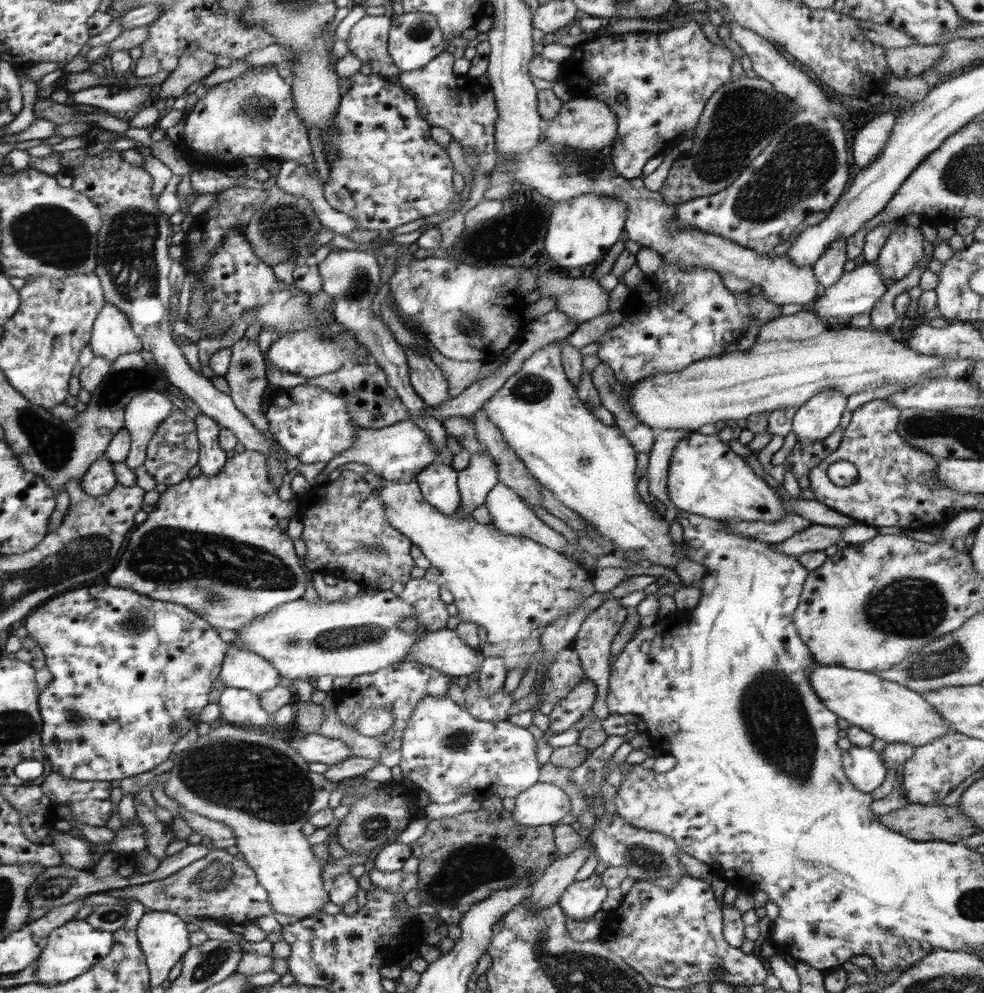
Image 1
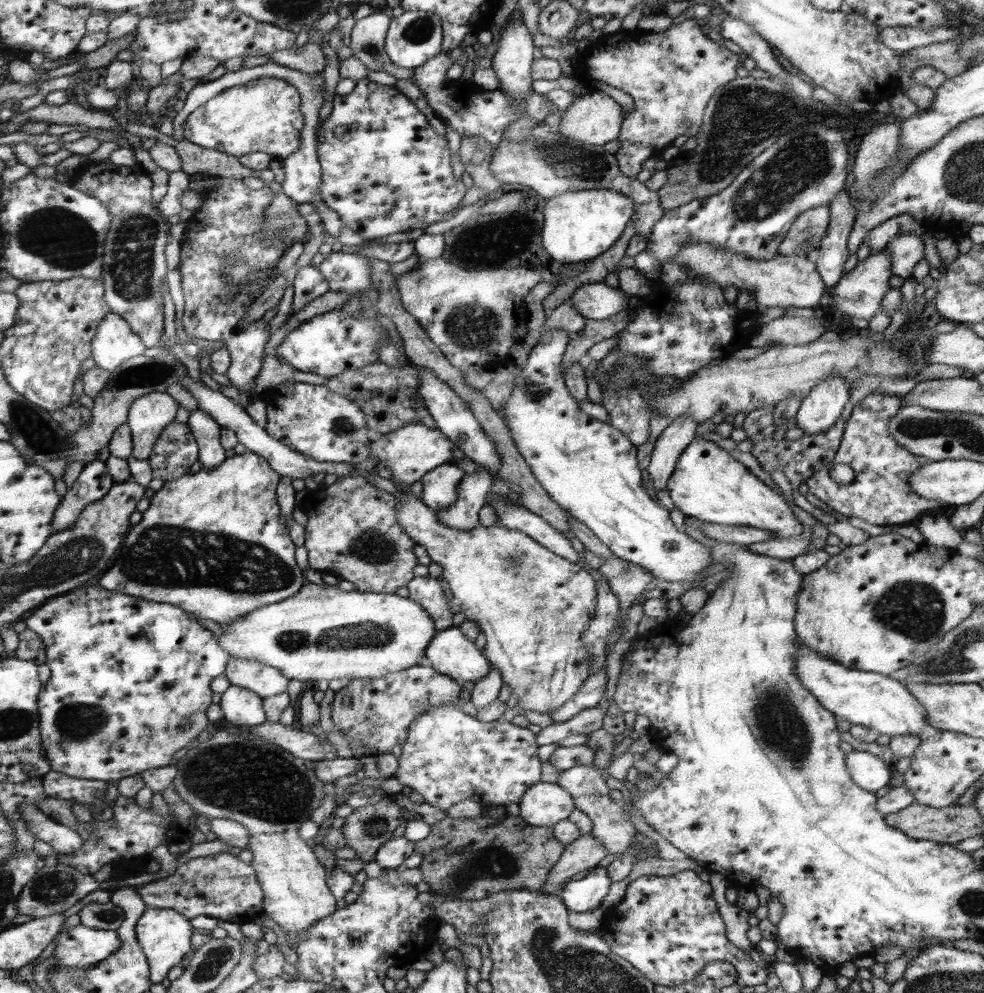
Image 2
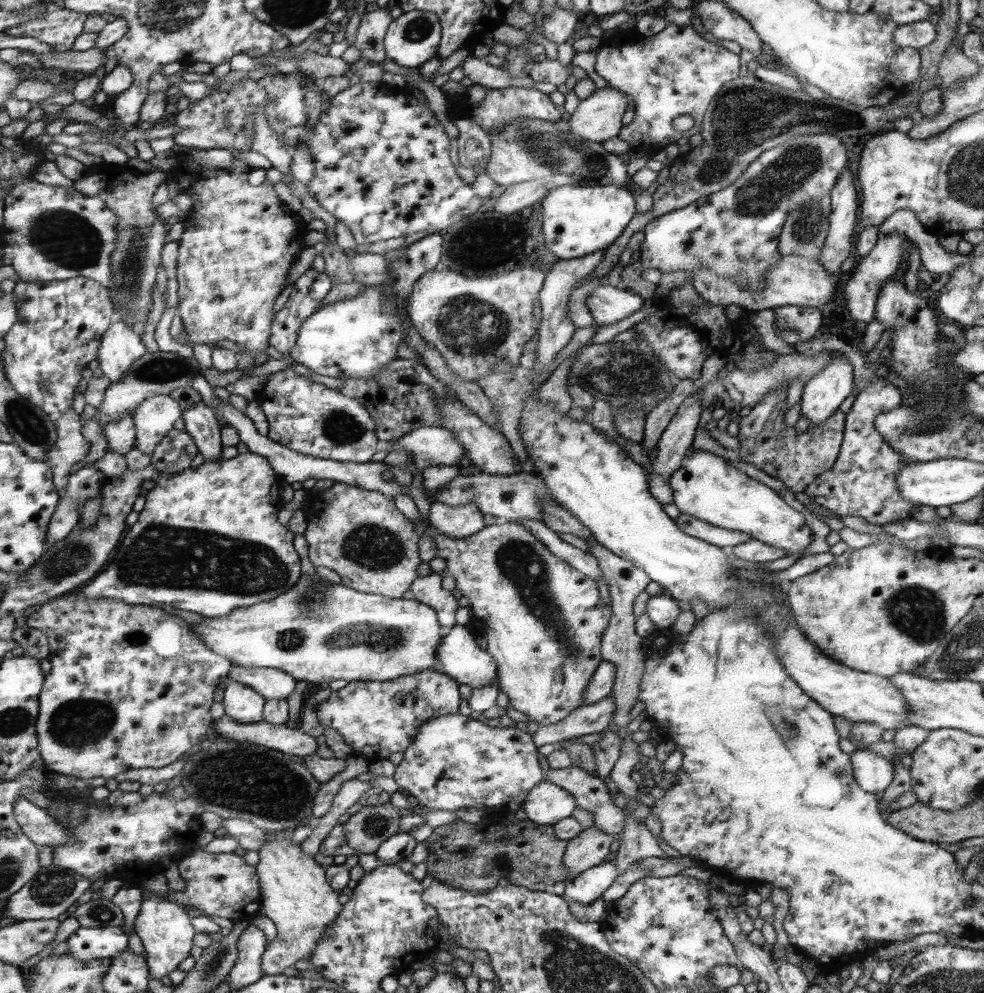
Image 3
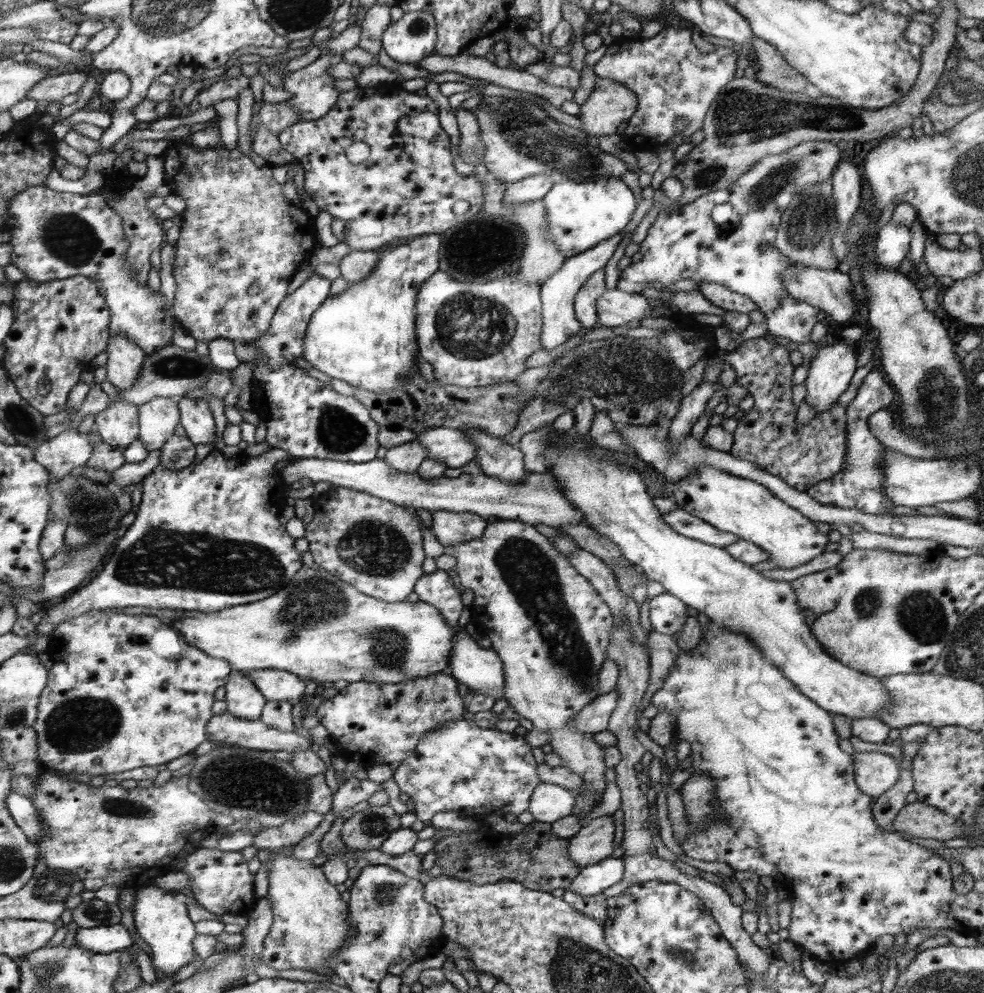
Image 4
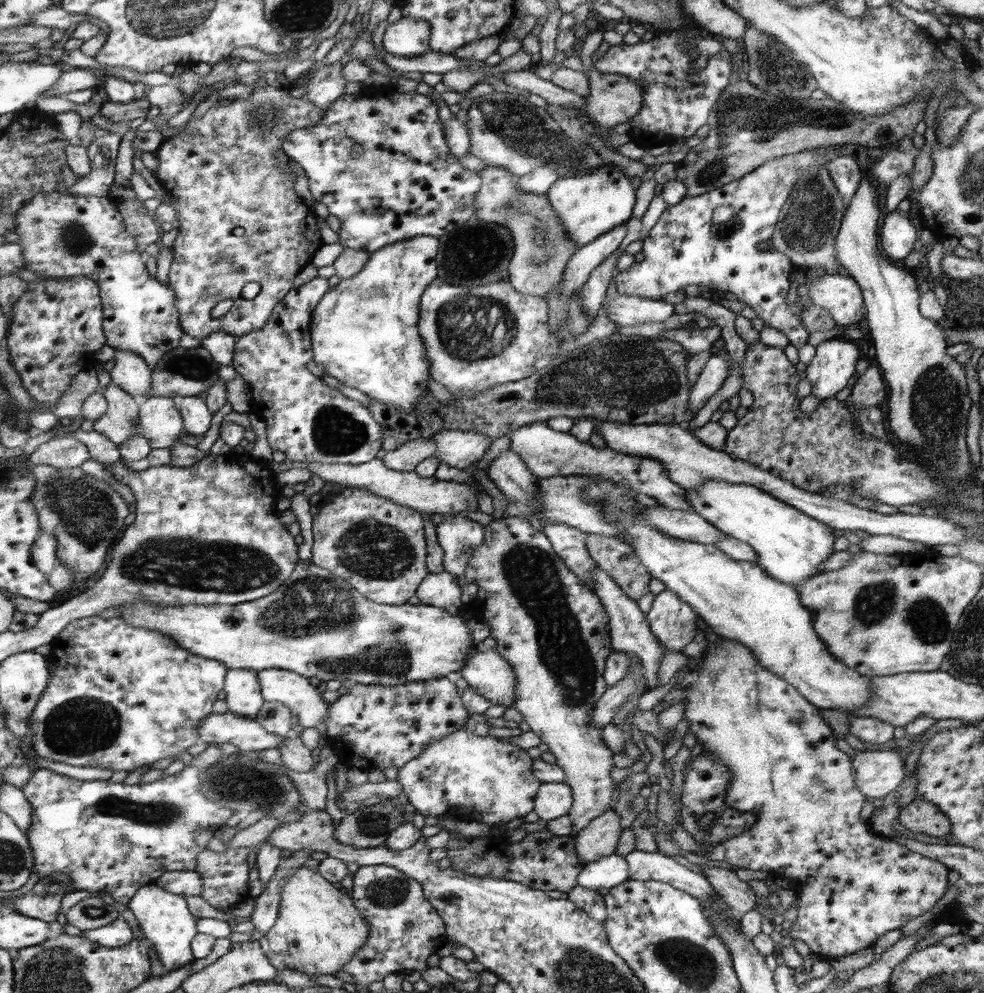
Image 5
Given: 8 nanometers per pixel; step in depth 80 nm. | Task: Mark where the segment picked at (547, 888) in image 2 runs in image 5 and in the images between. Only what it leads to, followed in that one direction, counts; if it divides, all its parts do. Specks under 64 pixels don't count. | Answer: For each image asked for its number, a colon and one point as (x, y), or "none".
3: (589, 848)
4: (594, 842)
5: (599, 839)

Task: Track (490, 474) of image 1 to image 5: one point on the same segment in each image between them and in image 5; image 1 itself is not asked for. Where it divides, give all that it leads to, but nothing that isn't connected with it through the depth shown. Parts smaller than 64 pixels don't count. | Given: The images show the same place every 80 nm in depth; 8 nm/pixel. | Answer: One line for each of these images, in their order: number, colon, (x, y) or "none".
2: (463, 515)
3: (455, 522)
4: (450, 528)
5: (456, 535)

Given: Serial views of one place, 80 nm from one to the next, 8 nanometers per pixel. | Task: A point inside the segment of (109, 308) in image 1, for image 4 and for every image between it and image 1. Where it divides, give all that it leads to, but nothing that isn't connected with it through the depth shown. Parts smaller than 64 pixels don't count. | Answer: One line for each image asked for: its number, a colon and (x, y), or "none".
2: (115, 343)
3: (120, 347)
4: (125, 358)

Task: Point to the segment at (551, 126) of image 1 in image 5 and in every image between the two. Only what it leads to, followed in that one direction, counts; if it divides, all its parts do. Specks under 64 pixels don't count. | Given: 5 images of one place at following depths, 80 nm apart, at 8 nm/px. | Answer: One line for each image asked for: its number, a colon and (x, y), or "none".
2: (596, 118)
3: (598, 118)
4: (610, 104)
5: (614, 99)

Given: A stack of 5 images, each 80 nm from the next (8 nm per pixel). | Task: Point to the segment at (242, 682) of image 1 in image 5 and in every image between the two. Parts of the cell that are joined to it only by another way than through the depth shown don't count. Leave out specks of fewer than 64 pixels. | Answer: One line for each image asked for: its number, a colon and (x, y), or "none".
2: (264, 680)
3: (274, 684)
4: (277, 685)
5: (306, 702)

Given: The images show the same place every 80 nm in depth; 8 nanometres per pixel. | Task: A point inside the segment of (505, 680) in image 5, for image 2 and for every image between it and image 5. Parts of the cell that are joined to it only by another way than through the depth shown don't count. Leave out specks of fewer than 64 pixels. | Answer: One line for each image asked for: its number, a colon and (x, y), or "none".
2: (450, 652)
3: (459, 656)
4: (480, 669)

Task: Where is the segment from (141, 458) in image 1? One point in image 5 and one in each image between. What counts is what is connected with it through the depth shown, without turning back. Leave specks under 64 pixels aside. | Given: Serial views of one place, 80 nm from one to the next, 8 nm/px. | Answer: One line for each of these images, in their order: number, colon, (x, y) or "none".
2: (151, 414)
3: (154, 418)
4: (157, 419)
5: (161, 421)

